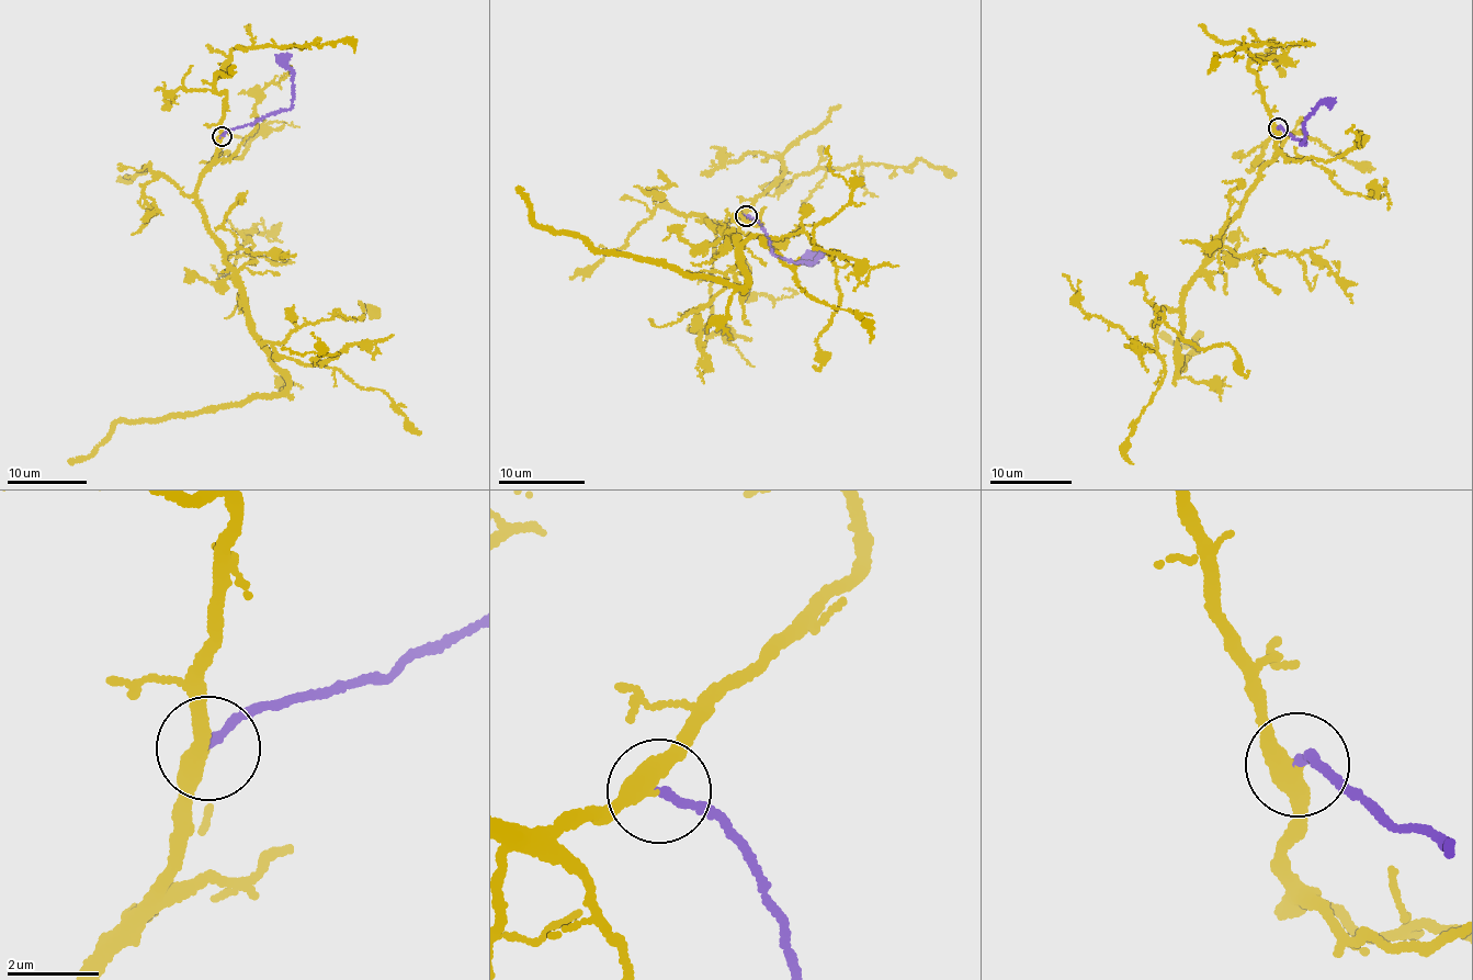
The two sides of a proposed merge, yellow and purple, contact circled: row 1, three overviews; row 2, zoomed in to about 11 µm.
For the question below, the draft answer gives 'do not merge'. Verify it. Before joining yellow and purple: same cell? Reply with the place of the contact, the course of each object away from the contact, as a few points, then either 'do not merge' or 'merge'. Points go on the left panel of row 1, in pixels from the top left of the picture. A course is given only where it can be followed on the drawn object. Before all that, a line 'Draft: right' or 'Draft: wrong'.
Draft: wrong
place (222, 136); course yellow (223, 135), (199, 209), (286, 387), (119, 423), (88, 458), (68, 462); course purple (223, 135), (292, 106), (293, 79), (289, 67), (281, 66), (275, 55); merge

